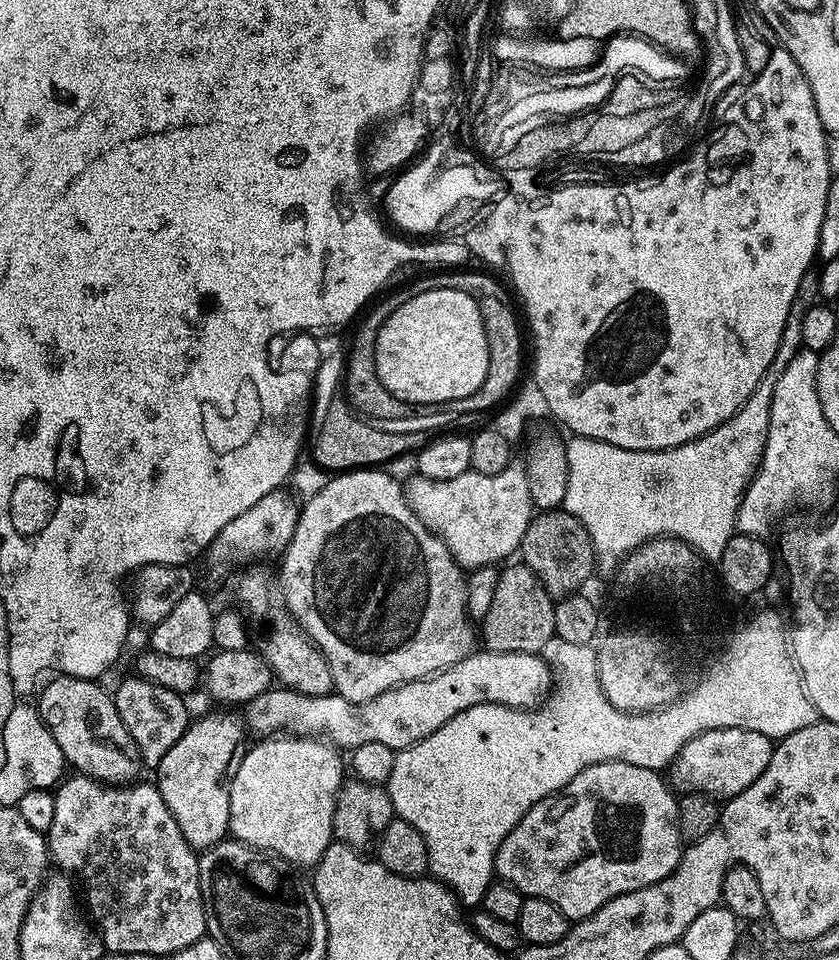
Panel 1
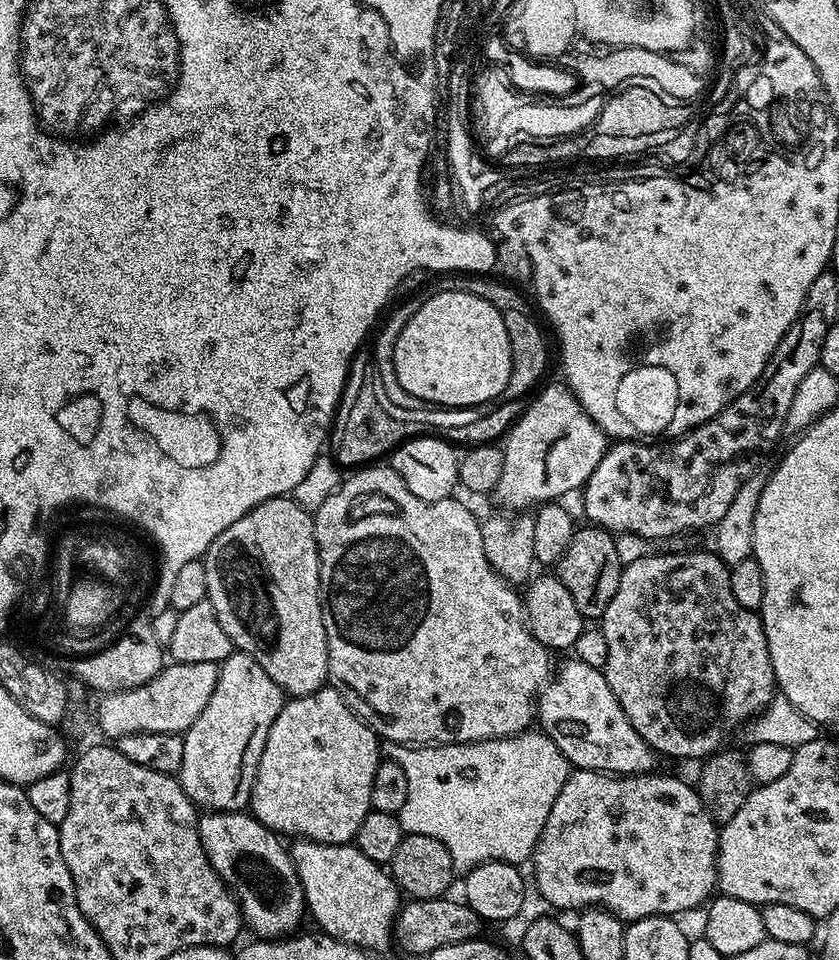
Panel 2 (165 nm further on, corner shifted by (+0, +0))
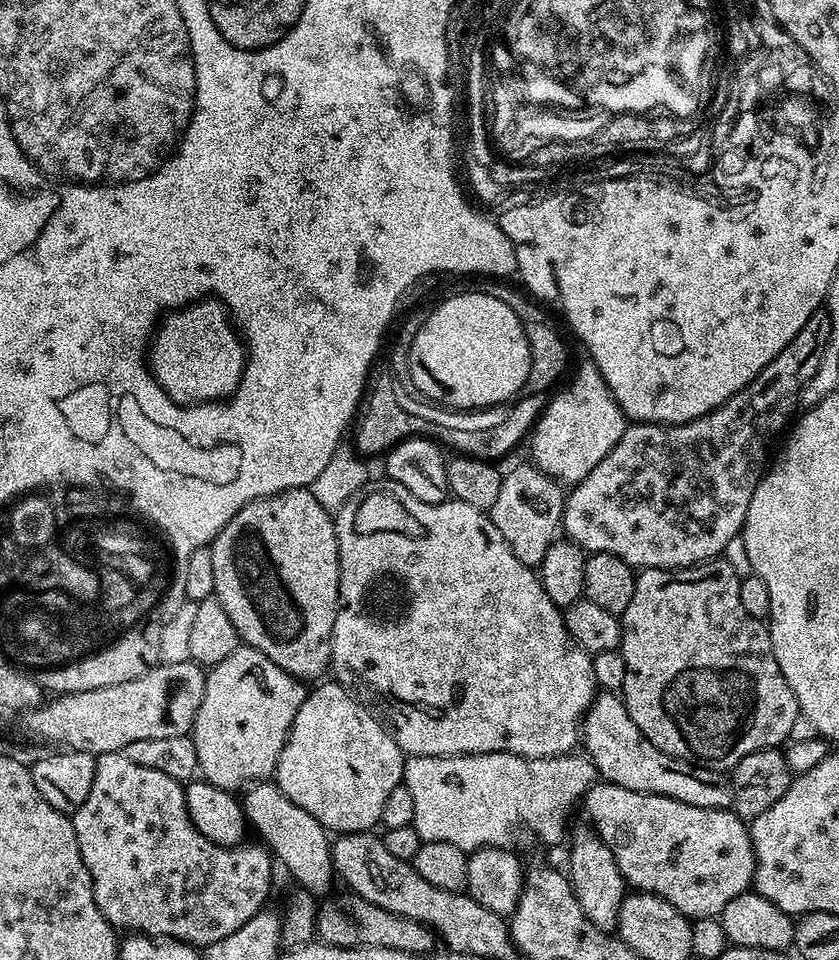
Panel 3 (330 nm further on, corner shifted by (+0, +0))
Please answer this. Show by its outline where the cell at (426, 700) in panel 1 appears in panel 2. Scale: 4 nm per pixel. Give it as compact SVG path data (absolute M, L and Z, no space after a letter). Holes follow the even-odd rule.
M569 658L557 672L555 669L554 677L539 689L534 712L538 717L538 724L540 720L539 727L543 734L554 741L573 769L588 768L592 772L604 771L613 774L648 774L653 771L653 749L640 737L638 730L630 726L630 718L626 718L618 698L614 698L614 690L610 690L610 682L606 682L601 669L586 666L586 662Z

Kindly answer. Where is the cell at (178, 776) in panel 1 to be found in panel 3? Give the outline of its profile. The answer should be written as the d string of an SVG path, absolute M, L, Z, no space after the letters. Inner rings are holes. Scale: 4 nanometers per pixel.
M247 646L237 648L234 654L230 654L230 658L211 665L204 681L204 697L198 706L196 721L190 733L200 763L199 775L209 784L229 790L242 780L260 782L271 777L288 740L294 718L304 701L304 684L301 677L292 676L282 666L270 662L266 654Z

